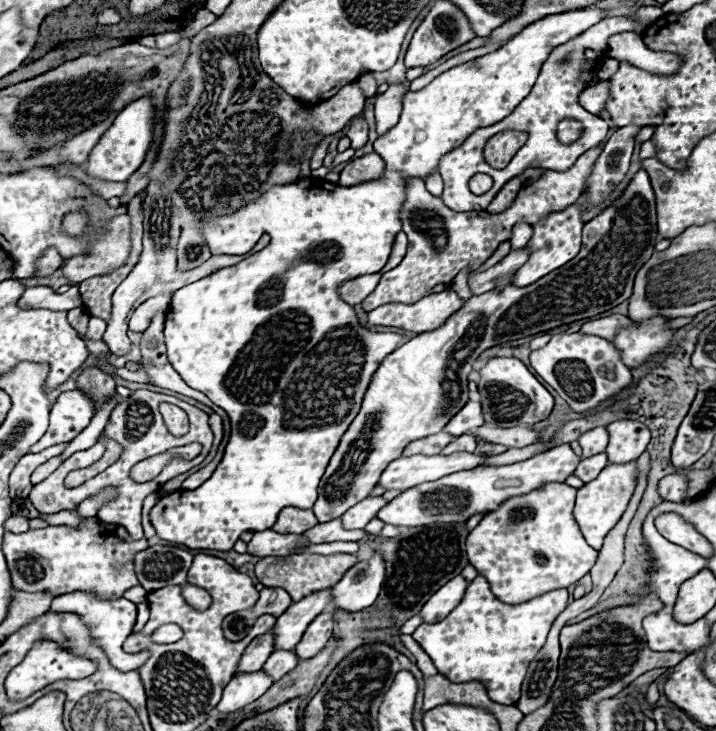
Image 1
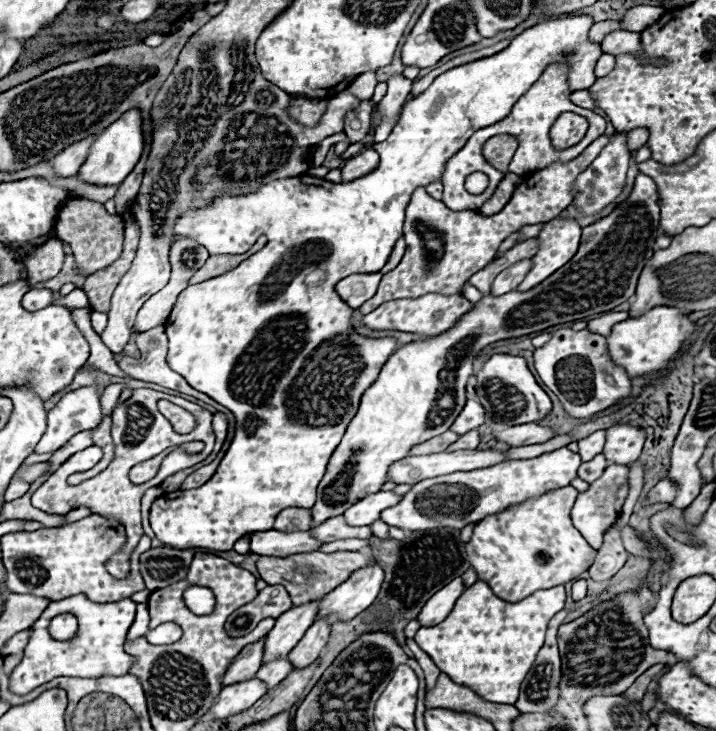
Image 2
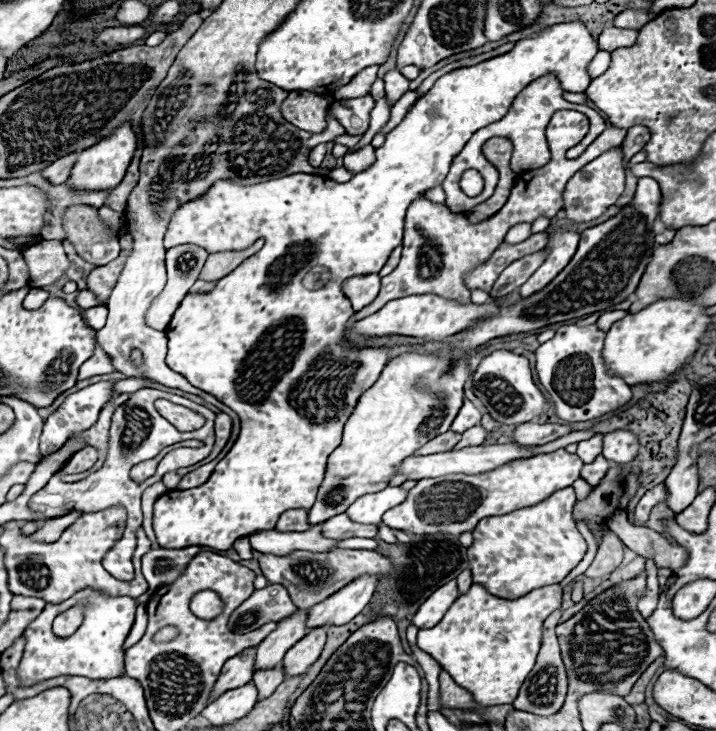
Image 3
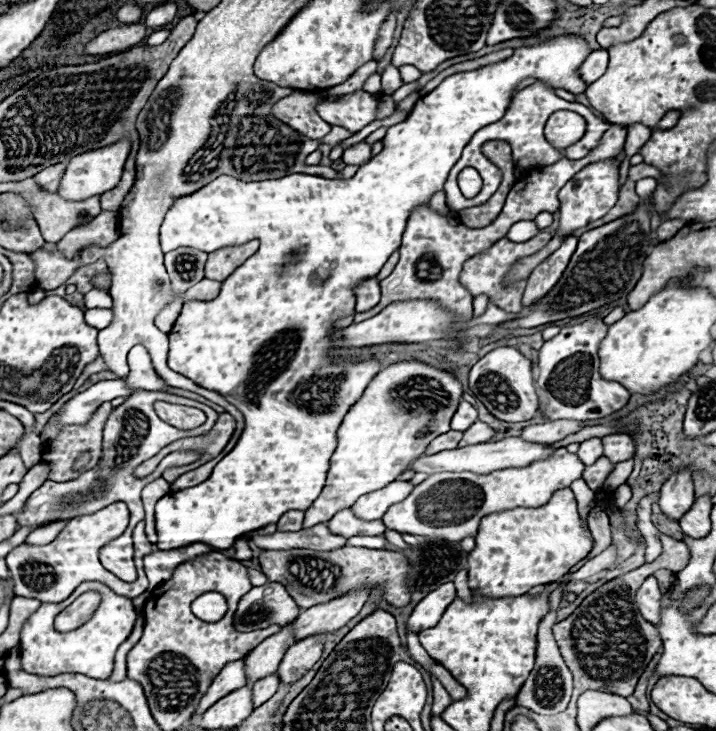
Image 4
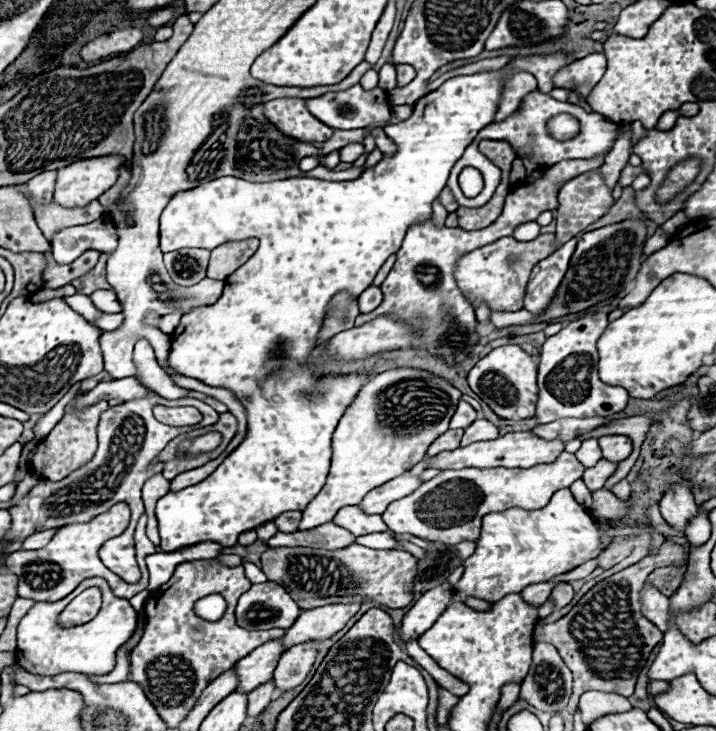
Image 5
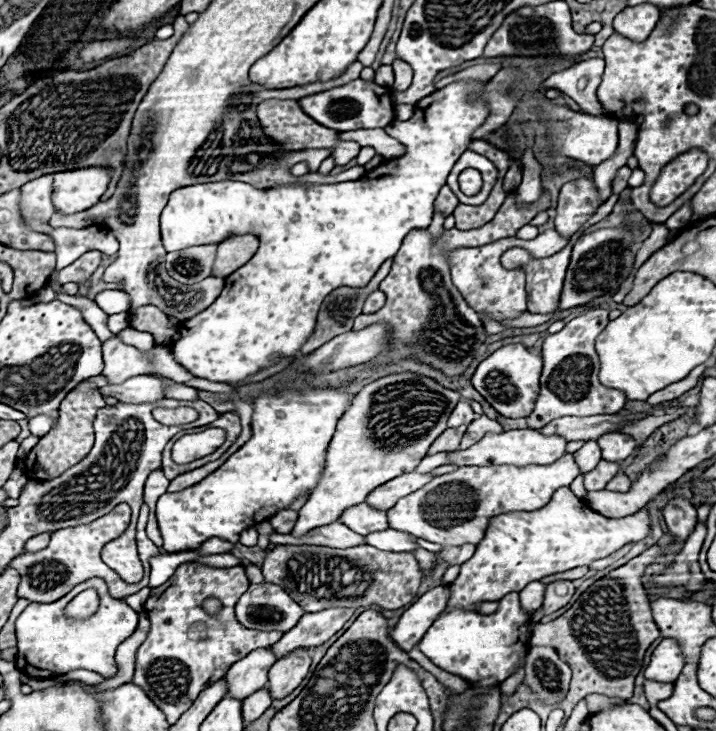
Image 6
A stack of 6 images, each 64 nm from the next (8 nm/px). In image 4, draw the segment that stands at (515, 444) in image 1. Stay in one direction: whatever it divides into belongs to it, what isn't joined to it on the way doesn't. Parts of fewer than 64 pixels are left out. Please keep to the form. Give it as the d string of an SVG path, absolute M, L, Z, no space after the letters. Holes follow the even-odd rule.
M554 420L554 422L544 422L544 424L532 424L522 430L524 440L540 442L540 444L554 444L558 440L564 440L566 436L578 432L584 428L584 422L578 420Z

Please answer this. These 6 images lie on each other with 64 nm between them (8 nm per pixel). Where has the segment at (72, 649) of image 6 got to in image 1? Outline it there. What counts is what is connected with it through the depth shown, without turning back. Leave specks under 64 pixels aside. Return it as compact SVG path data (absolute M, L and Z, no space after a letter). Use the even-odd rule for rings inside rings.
M72 592L72 594L66 594L66 596L58 596L52 600L52 606L50 606L52 612L76 612L80 616L80 620L88 626L90 630L90 636L92 636L92 642L96 646L102 646L104 654L108 656L110 664L120 670L120 672L128 672L128 670L138 670L146 658L148 658L148 652L140 652L140 654L126 654L122 650L122 644L124 640L130 636L132 632L132 626L136 622L136 604L126 600L126 598L120 598L120 600L94 600L92 594L88 592ZM40 638L32 644L32 648L28 650L26 658L8 674L4 686L6 686L6 694L10 700L24 700L28 698L32 692L36 690L42 690L44 686L56 682L56 680L80 680L80 678L88 678L96 672L98 664L94 660L88 660L84 656L74 656L70 654L66 648L58 646L56 642L52 640L46 640L46 638Z

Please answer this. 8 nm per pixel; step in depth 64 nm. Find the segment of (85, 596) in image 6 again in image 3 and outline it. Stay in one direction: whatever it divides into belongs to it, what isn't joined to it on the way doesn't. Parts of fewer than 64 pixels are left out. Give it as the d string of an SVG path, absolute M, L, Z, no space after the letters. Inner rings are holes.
M80 604L72 606L66 612L62 612L60 616L56 616L54 634L56 636L70 636L72 632L76 632L76 628L82 624L82 620L84 620L84 608Z

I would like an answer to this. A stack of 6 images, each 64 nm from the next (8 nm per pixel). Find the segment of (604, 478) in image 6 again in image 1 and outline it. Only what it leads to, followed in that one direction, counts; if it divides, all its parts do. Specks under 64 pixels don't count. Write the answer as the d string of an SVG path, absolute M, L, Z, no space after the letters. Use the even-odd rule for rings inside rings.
M600 452L600 454L596 454L596 456L584 458L584 460L578 464L578 468L574 470L574 474L576 474L582 482L592 482L592 480L602 472L602 468L604 468L606 464L608 464L606 454Z

